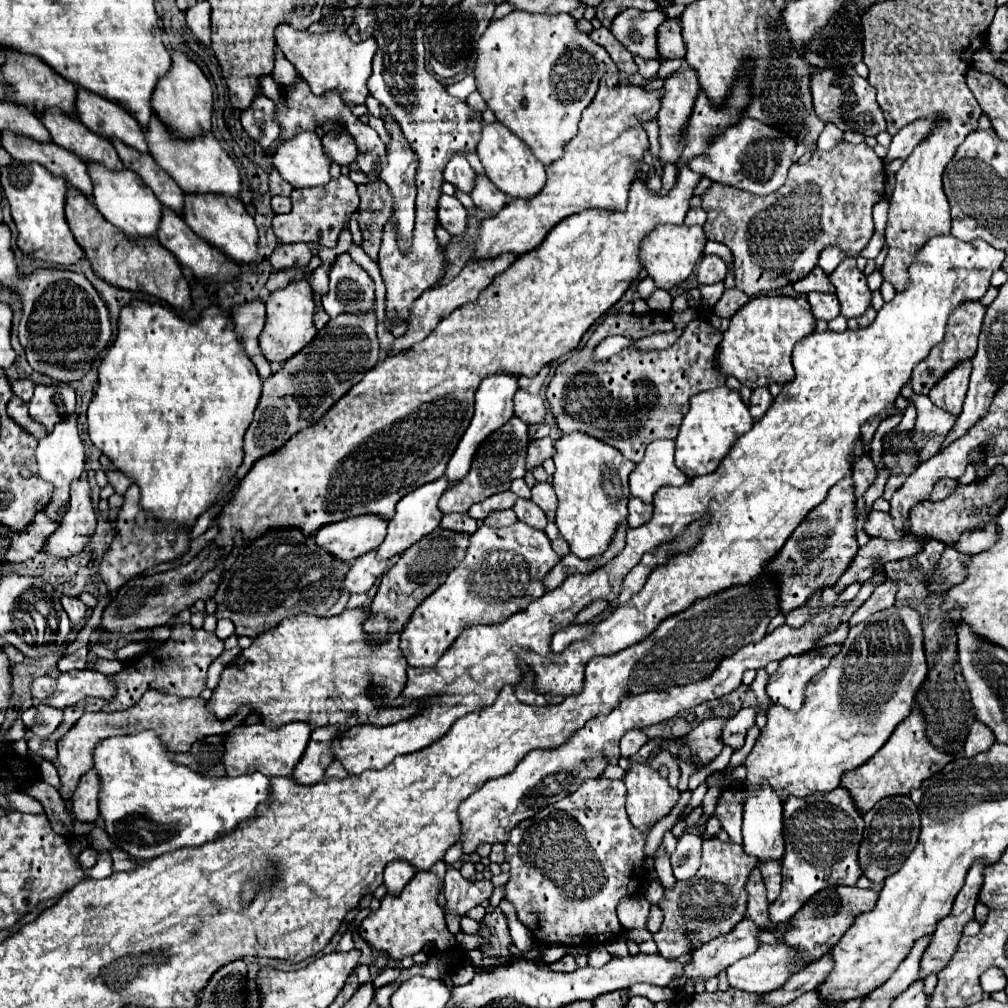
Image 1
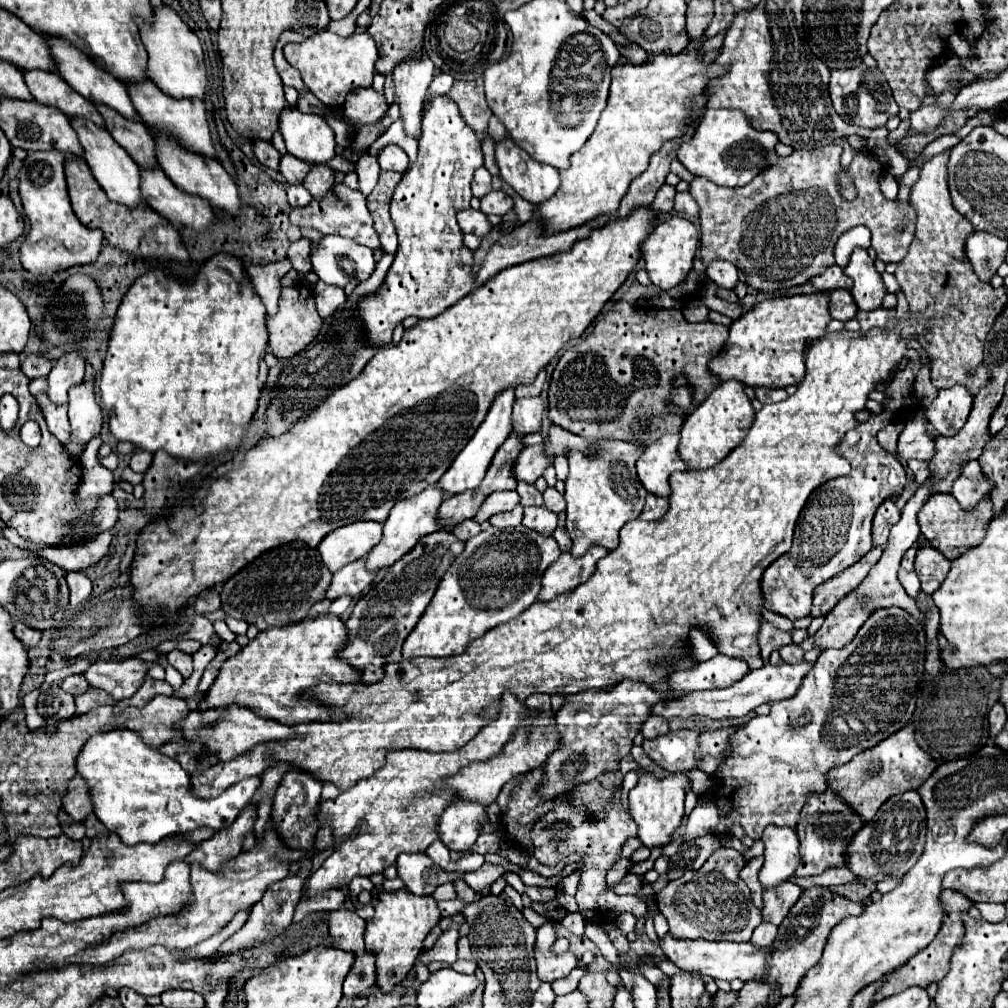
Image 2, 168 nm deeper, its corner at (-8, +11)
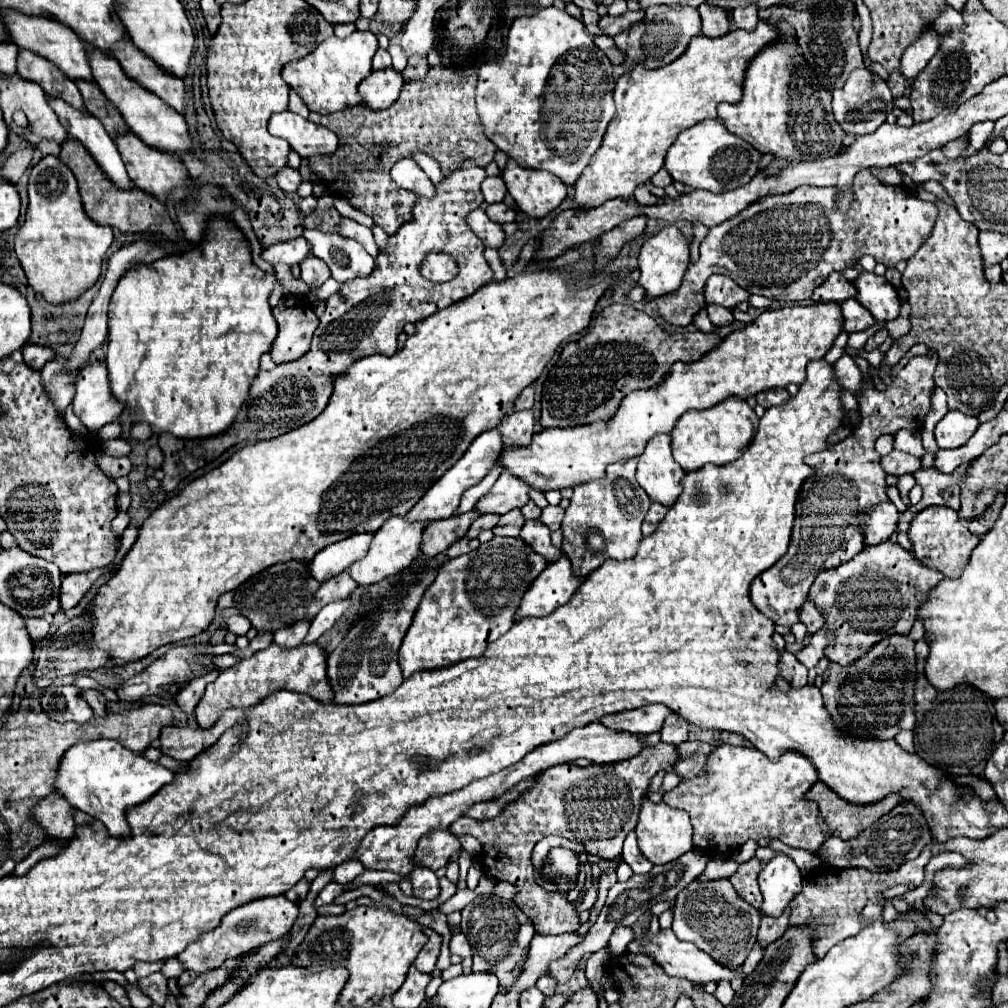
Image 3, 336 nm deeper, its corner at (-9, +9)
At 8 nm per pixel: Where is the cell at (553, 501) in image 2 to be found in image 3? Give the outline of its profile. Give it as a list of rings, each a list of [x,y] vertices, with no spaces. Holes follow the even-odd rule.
[[[547,505],[543,511],[541,511],[541,517],[539,517],[539,521],[541,523],[545,523],[551,531],[557,531],[559,527],[561,527],[561,521],[563,521],[563,515],[565,515],[565,511],[557,505],[557,507],[553,507],[553,505]]]

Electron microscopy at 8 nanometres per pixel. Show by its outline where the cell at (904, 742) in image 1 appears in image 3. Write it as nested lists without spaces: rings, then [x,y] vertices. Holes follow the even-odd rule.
[[[817,781],[807,791],[807,801],[817,801],[819,813],[829,825],[829,833],[847,841],[871,827],[879,817],[889,813],[901,799],[897,795],[889,795],[873,805],[851,805],[837,797],[833,791],[829,791],[827,785]]]

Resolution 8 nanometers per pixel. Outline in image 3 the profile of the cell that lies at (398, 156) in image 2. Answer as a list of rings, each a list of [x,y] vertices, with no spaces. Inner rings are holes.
[[[401,159],[395,163],[391,169],[391,177],[395,179],[397,185],[403,189],[409,189],[421,197],[433,197],[435,195],[435,185],[429,181],[429,177],[423,173],[423,169],[413,161],[413,159]]]

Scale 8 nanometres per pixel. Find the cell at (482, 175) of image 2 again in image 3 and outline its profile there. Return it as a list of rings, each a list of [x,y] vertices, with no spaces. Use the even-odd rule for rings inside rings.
[[[487,177],[483,181],[481,189],[483,189],[483,195],[485,195],[487,203],[499,203],[499,201],[503,201],[503,197],[507,193],[507,187],[505,187],[501,177]]]

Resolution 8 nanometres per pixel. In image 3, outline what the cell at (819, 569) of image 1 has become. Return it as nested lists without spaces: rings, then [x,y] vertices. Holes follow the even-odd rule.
[[[931,349],[927,355],[919,355],[913,357],[895,377],[893,381],[885,387],[885,391],[879,391],[871,377],[863,377],[861,383],[861,393],[857,395],[857,403],[859,403],[859,413],[861,413],[861,423],[859,427],[841,443],[827,447],[825,451],[813,453],[809,457],[805,457],[805,463],[811,465],[815,471],[813,475],[809,475],[799,491],[797,503],[795,503],[795,521],[793,521],[793,531],[791,531],[791,541],[789,541],[789,549],[783,555],[783,559],[779,559],[773,567],[769,567],[769,571],[763,571],[761,575],[757,575],[757,579],[753,579],[751,589],[749,589],[749,597],[751,603],[757,607],[757,611],[761,611],[763,615],[767,615],[769,619],[773,619],[773,623],[777,625],[785,625],[791,627],[799,621],[799,609],[803,605],[803,601],[807,599],[809,587],[815,581],[819,571],[825,569],[833,569],[839,567],[841,563],[853,559],[865,545],[863,545],[863,535],[861,535],[861,521],[867,517],[867,509],[881,503],[881,501],[889,501],[887,493],[885,493],[885,473],[881,471],[879,465],[879,453],[875,451],[875,441],[881,435],[895,435],[899,429],[909,429],[921,431],[925,417],[931,409],[931,395],[935,389],[933,383],[933,371],[937,365],[937,353]]]

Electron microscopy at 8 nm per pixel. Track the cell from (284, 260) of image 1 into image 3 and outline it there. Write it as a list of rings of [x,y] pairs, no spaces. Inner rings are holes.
[[[309,255],[301,263],[301,279],[309,287],[321,287],[329,277],[331,277],[331,271],[329,271],[329,267],[325,267],[325,261]]]

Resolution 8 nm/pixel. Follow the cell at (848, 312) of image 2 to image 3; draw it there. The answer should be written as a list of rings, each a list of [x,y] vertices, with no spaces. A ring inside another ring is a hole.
[[[847,299],[845,303],[841,303],[841,309],[843,309],[845,331],[847,333],[865,331],[865,329],[869,329],[875,323],[873,315],[857,299]]]

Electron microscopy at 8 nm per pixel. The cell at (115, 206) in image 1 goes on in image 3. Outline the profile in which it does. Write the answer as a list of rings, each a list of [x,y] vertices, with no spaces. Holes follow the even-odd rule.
[[[49,99],[49,105],[57,113],[67,133],[71,133],[73,139],[81,141],[89,149],[99,167],[117,187],[121,189],[133,187],[121,161],[121,155],[115,147],[115,141],[109,137],[109,133],[105,131],[97,117],[89,115],[87,111],[77,111],[75,107],[69,107],[69,103],[61,103],[61,99]]]

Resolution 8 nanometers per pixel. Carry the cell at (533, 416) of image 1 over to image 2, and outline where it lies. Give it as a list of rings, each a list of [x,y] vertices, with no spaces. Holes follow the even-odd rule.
[[[540,397],[516,399],[514,413],[512,413],[512,429],[522,435],[538,431],[542,413],[544,413],[544,403]]]

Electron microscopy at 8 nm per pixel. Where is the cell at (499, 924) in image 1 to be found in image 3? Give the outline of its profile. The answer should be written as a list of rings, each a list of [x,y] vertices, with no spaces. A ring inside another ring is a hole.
[[[481,895],[469,903],[463,911],[461,931],[471,943],[473,971],[493,971],[503,989],[509,989],[527,959],[529,943],[535,935],[531,919],[513,903],[513,899],[501,899],[497,895]]]

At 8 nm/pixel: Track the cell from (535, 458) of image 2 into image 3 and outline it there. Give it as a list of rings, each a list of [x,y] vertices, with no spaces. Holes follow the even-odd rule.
[[[503,471],[501,477],[495,481],[495,485],[491,487],[491,491],[481,497],[475,503],[475,511],[483,513],[497,513],[497,515],[505,515],[507,511],[515,509],[515,507],[523,507],[529,503],[529,487],[513,477],[509,471]]]

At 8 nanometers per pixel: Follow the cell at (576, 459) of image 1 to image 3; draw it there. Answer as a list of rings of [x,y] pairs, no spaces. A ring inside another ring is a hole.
[[[637,457],[629,461],[611,463],[607,477],[595,483],[577,485],[571,497],[571,505],[565,509],[561,523],[563,531],[563,553],[571,561],[571,571],[577,577],[587,577],[607,559],[629,559],[637,553],[643,539],[641,523],[651,505],[649,495],[639,487],[635,479]]]

